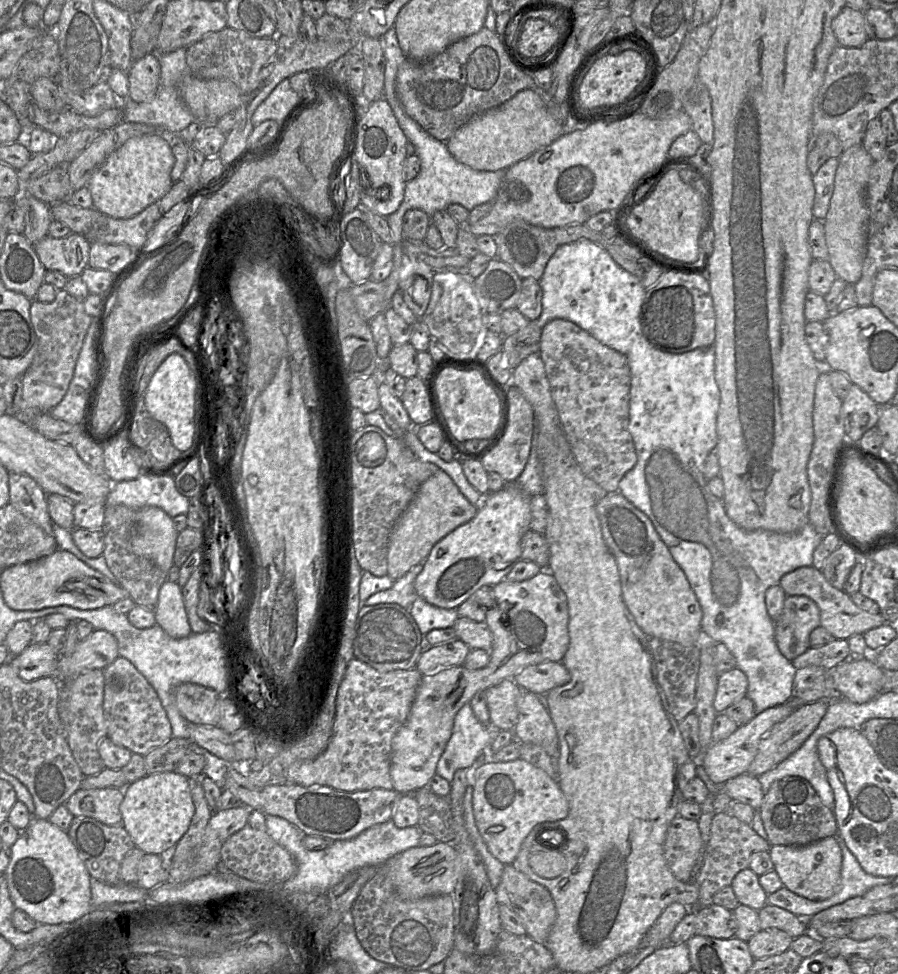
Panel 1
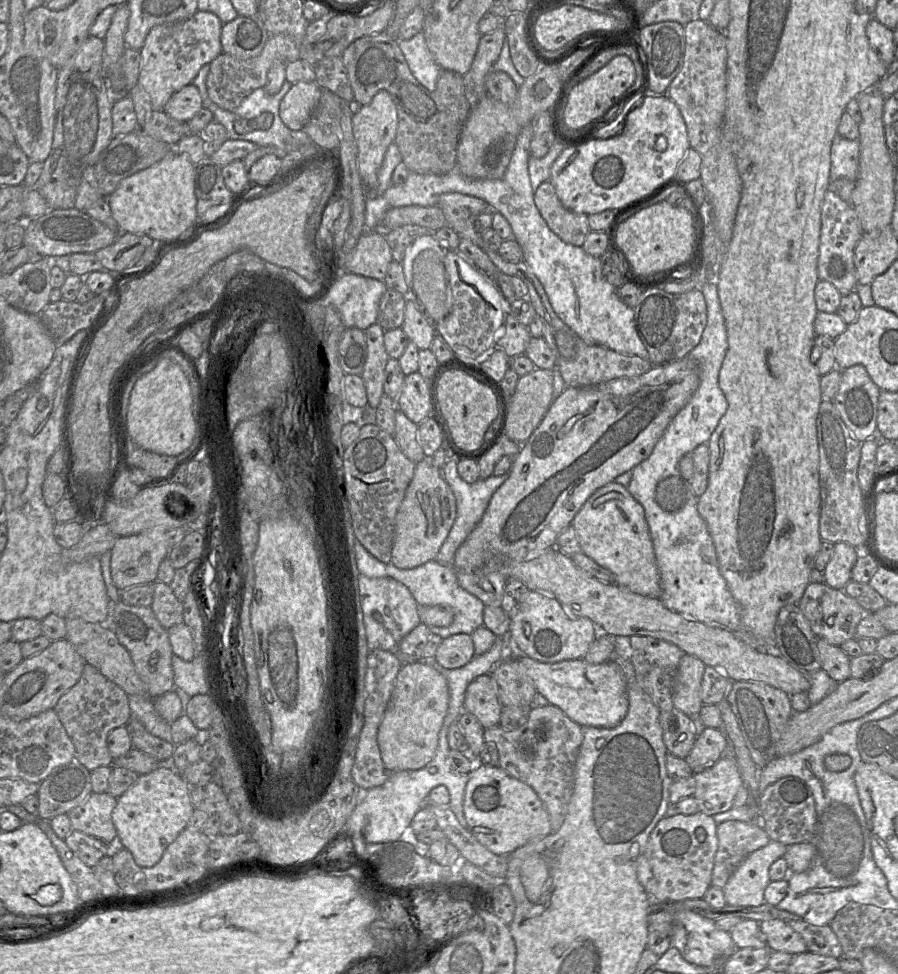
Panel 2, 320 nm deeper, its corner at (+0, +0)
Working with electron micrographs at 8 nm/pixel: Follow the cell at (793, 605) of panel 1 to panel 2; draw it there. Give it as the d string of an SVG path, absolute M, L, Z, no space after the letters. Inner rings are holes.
M809 583L798 606L816 637L823 638L835 646L855 638L857 625L866 614L856 599L848 596L843 590L831 588L826 583Z

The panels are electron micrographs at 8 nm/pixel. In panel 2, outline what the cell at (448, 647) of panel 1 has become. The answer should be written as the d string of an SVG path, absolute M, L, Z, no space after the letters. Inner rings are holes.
M459 633L442 639L435 654L435 661L443 668L457 669L468 664L474 657L472 636Z

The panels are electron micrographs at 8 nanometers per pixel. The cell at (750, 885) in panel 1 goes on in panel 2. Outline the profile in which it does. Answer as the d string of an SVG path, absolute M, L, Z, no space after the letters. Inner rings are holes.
M770 840L769 843L748 855L735 869L726 885L723 887L723 893L726 903L730 906L757 907L764 901L764 891L770 883L769 868L771 864L782 858L786 852L787 846Z

